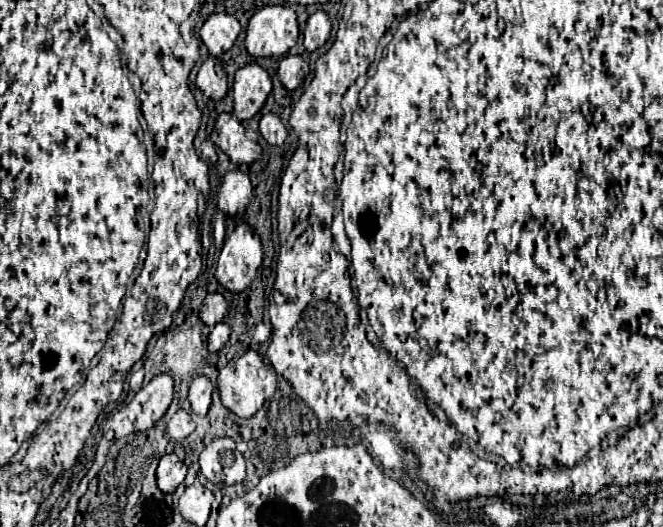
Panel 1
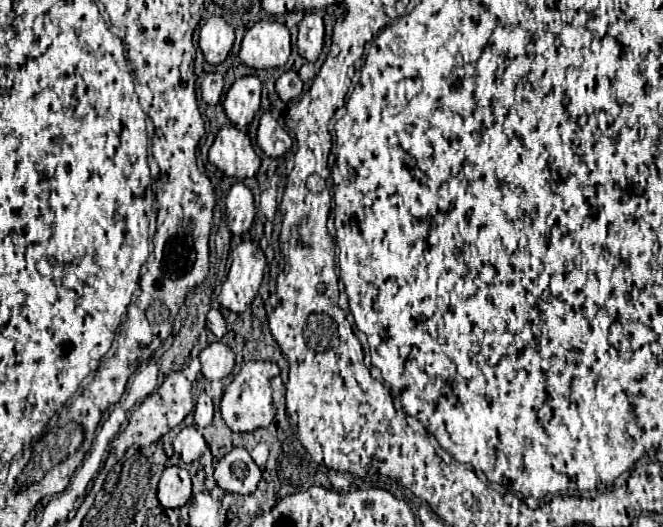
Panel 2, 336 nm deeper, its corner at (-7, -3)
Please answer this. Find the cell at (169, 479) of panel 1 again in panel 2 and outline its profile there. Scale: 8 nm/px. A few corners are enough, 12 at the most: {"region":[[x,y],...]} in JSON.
{"region":[[166,467],[158,483],[162,507],[182,507],[192,495],[190,473]]}

